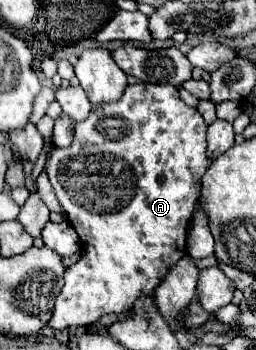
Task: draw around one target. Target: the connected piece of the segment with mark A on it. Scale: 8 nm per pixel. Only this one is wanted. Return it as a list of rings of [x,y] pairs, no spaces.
[[[132,84],[126,86],[124,94],[120,100],[116,102],[106,102],[106,104],[98,104],[90,110],[90,116],[82,122],[76,122],[76,130],[74,130],[74,140],[68,148],[52,148],[50,160],[46,164],[46,172],[48,178],[56,190],[56,196],[72,224],[72,228],[76,230],[76,234],[80,236],[82,242],[82,250],[84,256],[72,264],[66,270],[66,284],[62,288],[62,292],[56,298],[56,306],[52,312],[52,318],[48,322],[50,328],[54,330],[64,330],[64,328],[76,328],[76,326],[88,326],[92,322],[96,322],[100,316],[104,314],[120,314],[126,312],[128,308],[132,308],[136,296],[140,296],[140,292],[154,292],[154,288],[162,282],[162,278],[166,276],[168,268],[174,266],[182,256],[186,256],[186,236],[188,236],[188,224],[192,220],[194,214],[194,206],[196,206],[196,196],[200,192],[200,180],[204,176],[204,172],[210,168],[212,158],[206,154],[206,122],[202,120],[202,116],[198,114],[196,108],[184,104],[180,100],[178,88],[172,84]]]

